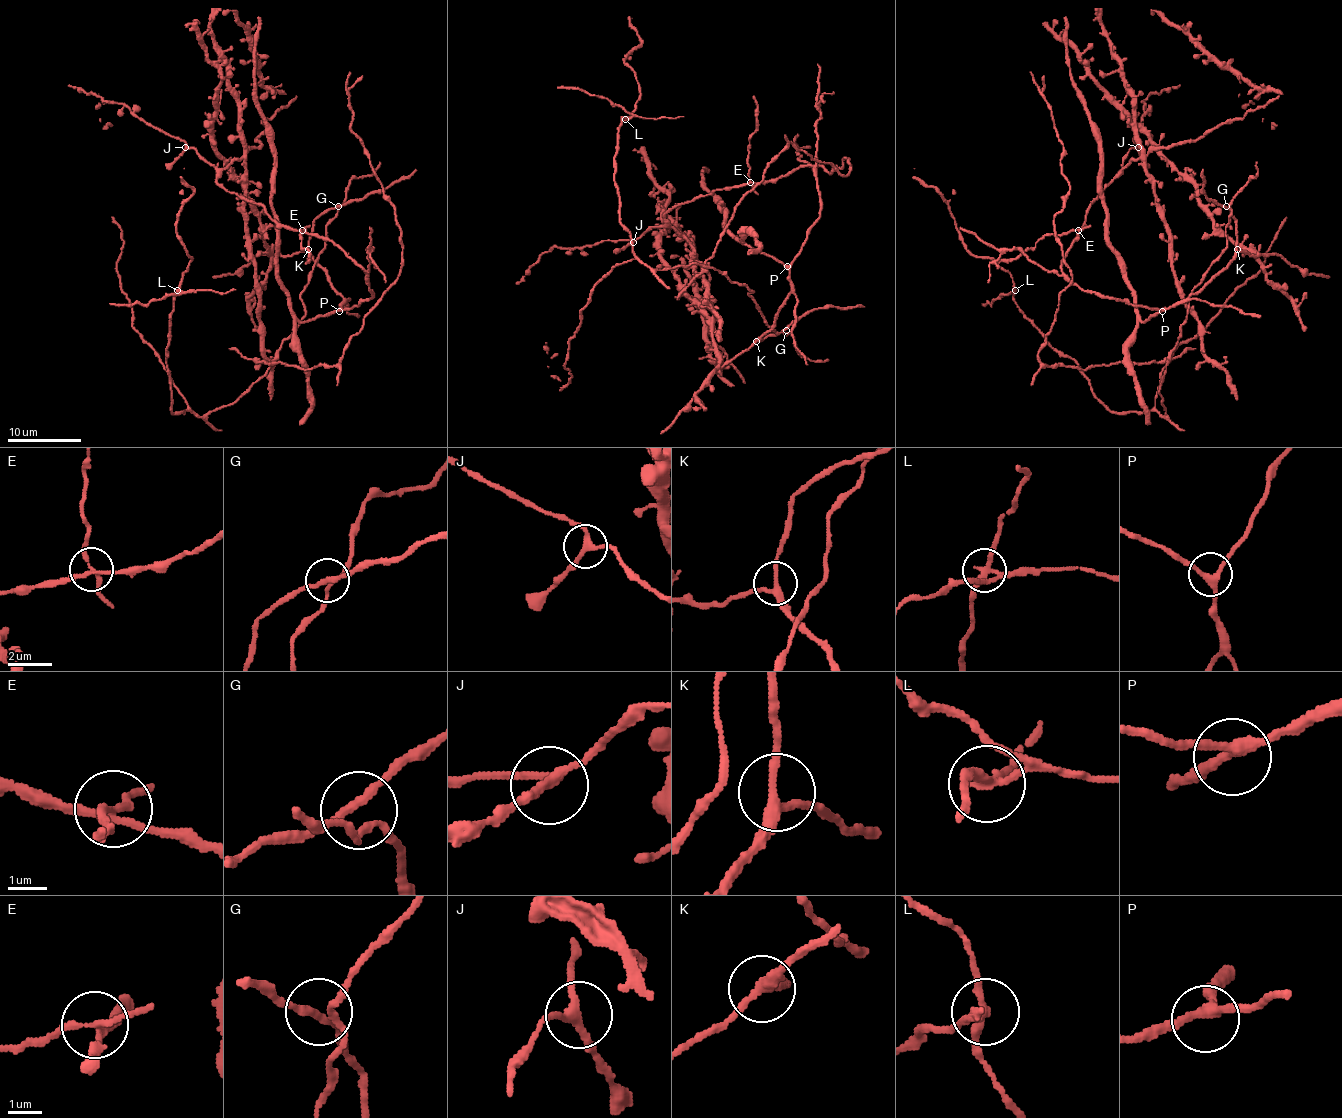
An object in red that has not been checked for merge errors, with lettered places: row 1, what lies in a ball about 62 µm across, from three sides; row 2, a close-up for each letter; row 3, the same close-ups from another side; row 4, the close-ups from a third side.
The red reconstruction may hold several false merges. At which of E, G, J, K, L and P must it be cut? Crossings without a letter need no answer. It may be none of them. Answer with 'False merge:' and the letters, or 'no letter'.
False merge: E, L

